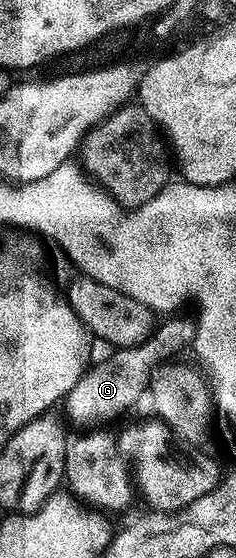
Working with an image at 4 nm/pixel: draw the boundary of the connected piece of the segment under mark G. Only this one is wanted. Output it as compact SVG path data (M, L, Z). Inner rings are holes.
M169 317L165 324L158 326L150 335L147 342L142 343L139 347L123 347L114 350L107 356L102 363L93 363L83 377L79 377L79 381L71 389L71 393L65 396L63 400L63 408L69 414L69 419L77 427L93 427L96 423L109 423L112 419L117 419L125 410L133 409L139 395L148 387L149 378L152 370L155 369L157 363L162 362L166 358L165 351L181 351L185 346L192 344L195 339L195 323L192 318L177 319L181 317Z

